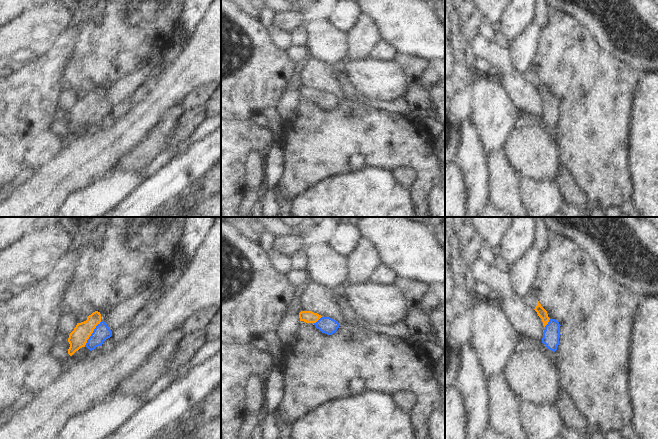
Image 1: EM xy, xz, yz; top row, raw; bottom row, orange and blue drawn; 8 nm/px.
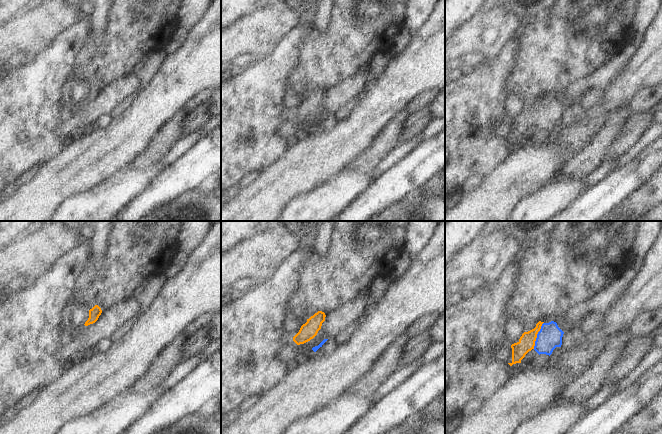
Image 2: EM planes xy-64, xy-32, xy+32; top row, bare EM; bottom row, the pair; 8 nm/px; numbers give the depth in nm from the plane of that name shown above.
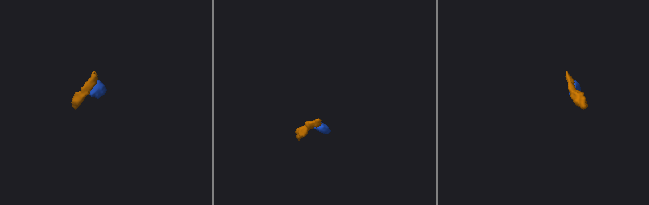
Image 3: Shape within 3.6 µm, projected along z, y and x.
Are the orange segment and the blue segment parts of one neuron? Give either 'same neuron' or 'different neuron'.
same neuron

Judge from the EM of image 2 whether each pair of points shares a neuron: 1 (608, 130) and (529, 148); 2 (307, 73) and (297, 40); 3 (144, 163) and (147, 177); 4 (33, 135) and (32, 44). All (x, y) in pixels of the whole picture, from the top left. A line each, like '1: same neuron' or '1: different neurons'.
1: different neurons
2: different neurons
3: different neurons
4: different neurons

